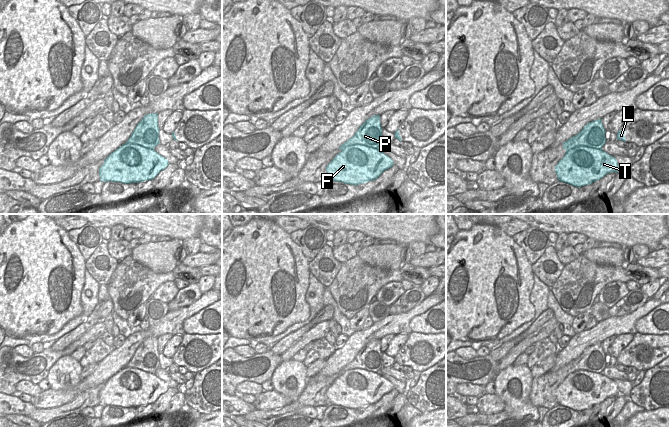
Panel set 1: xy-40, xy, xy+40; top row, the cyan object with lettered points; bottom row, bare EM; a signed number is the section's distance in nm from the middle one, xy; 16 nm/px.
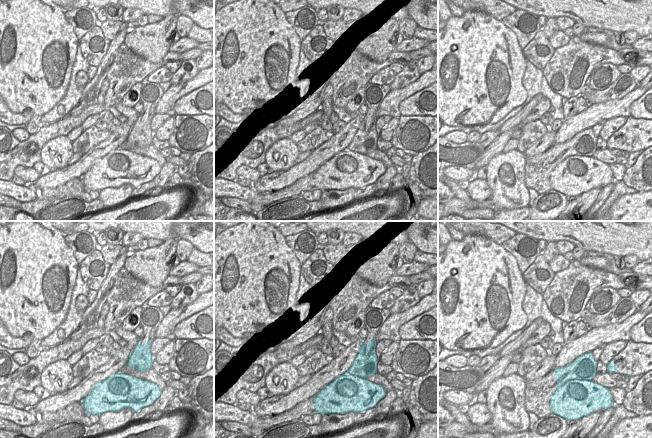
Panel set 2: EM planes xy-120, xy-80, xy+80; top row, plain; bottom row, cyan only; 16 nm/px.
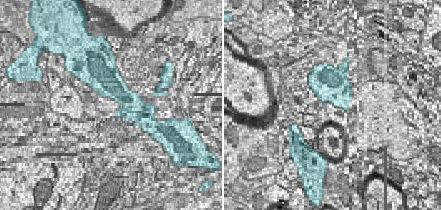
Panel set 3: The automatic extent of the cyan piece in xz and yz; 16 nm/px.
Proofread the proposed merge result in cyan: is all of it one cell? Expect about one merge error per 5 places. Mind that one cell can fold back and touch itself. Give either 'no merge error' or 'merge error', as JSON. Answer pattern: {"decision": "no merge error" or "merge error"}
{"decision": "no merge error"}

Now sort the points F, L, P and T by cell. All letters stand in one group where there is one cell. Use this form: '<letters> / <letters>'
F L P T

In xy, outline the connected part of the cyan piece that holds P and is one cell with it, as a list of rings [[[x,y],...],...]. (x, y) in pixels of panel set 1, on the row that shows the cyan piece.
[[[374,115],[338,148],[342,151],[326,167],[331,181],[357,186],[374,181],[393,166],[393,160],[379,149],[382,129],[380,116]]]

